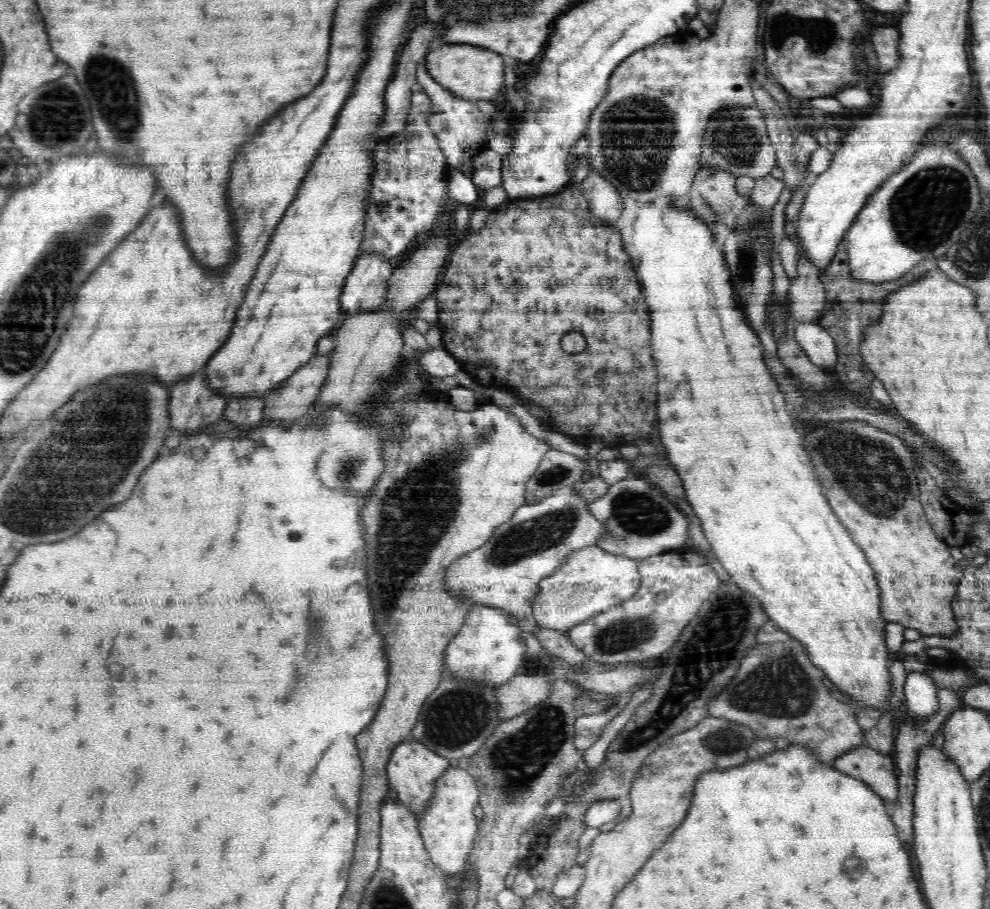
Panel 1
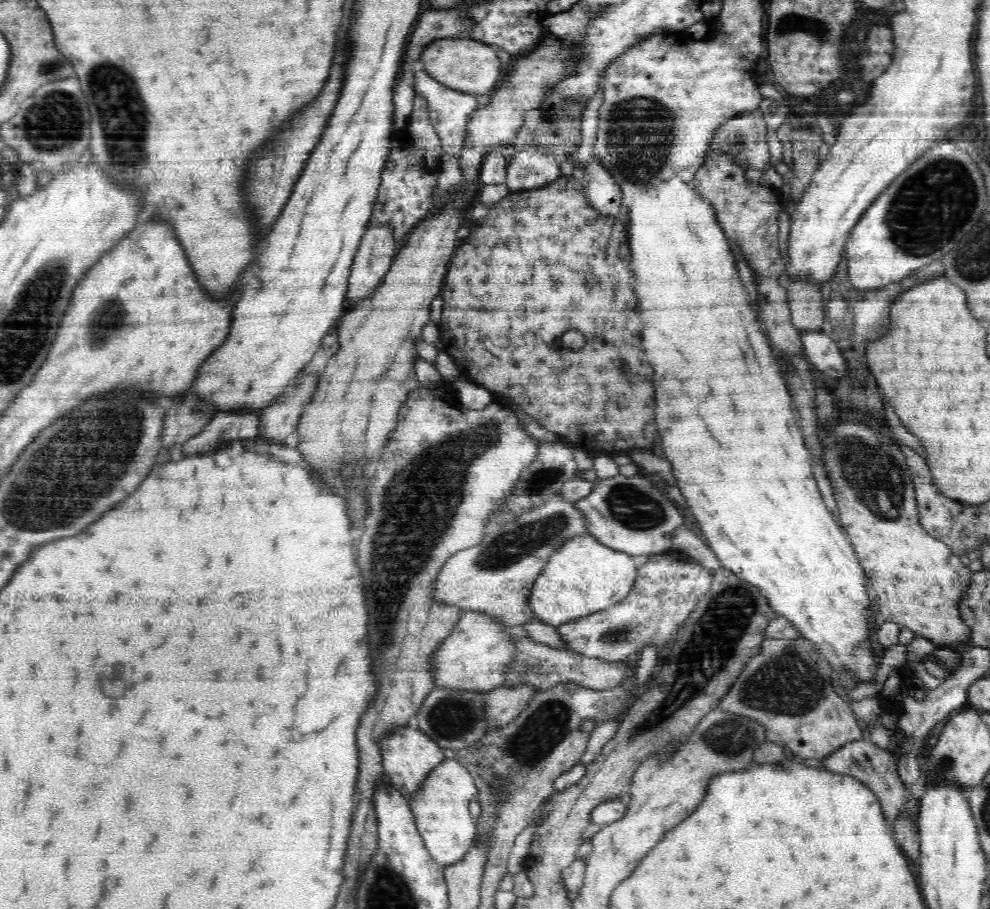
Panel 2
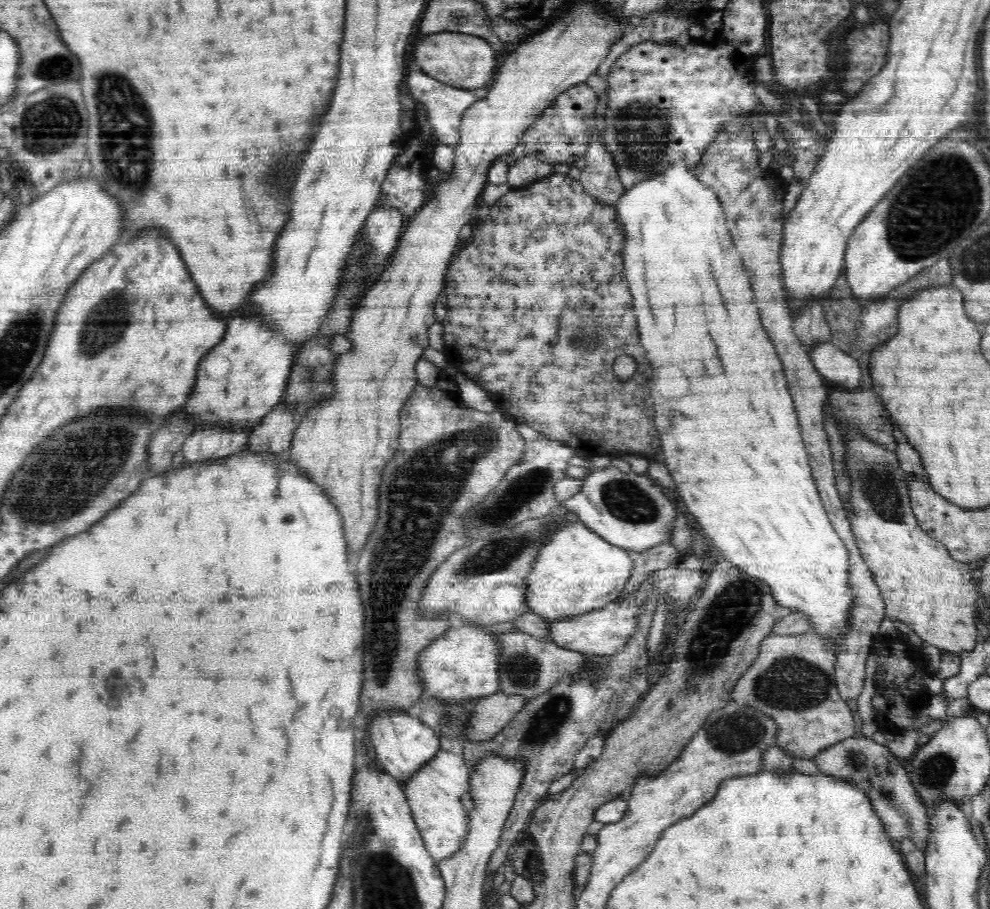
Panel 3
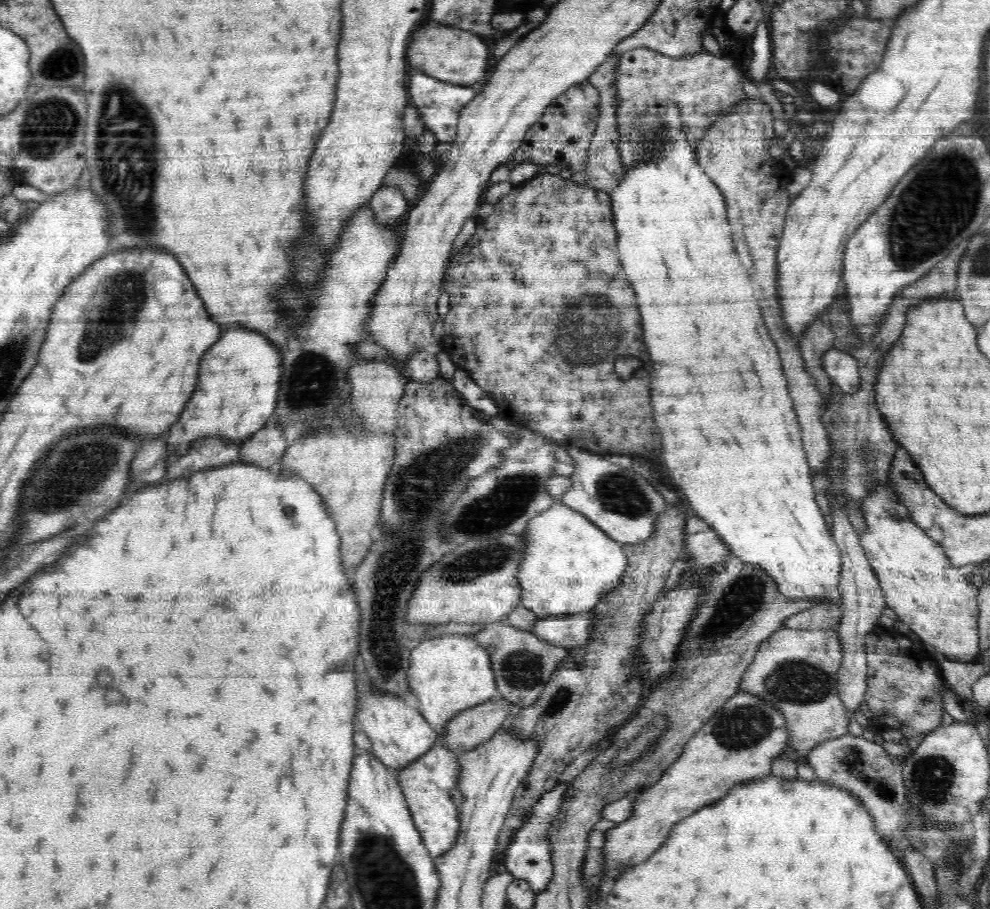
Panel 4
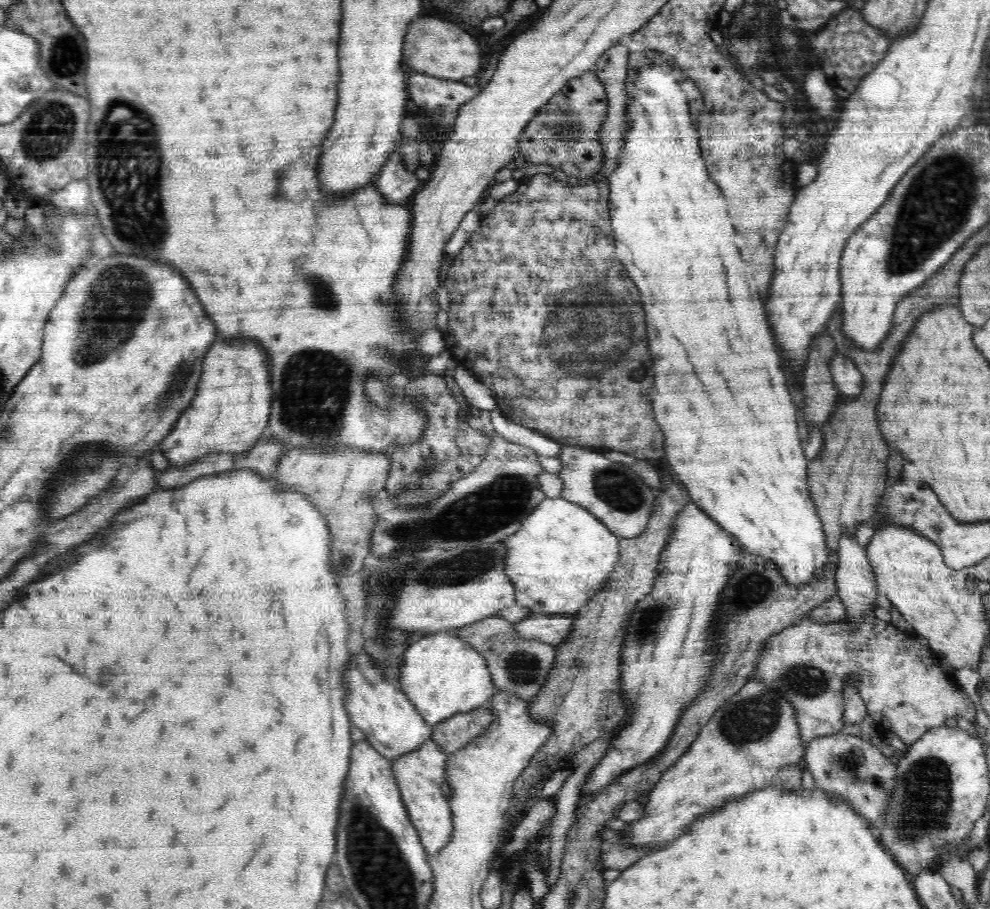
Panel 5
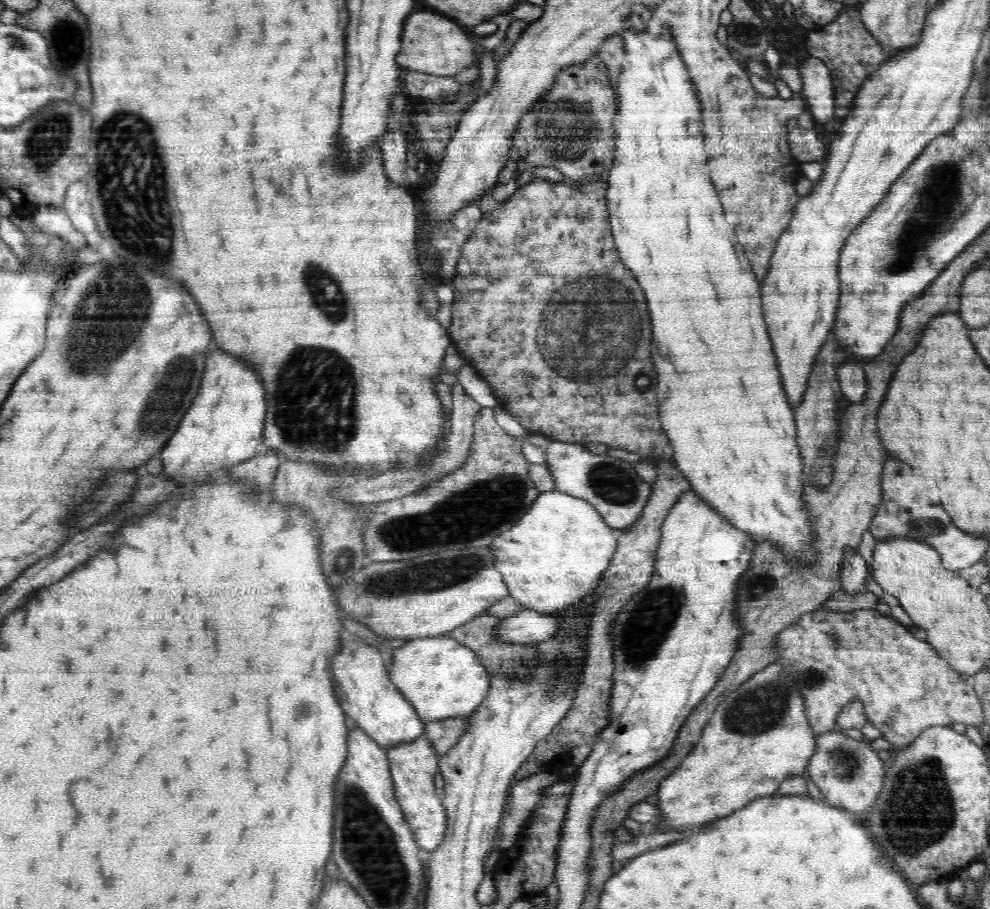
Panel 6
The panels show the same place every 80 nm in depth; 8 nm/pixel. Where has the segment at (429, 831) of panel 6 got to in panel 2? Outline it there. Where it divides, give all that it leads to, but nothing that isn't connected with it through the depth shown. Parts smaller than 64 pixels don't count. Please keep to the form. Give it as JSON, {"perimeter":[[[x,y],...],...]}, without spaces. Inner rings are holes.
{"perimeter":[[[446,759],[426,776],[414,796],[408,802],[414,813],[415,823],[431,857],[441,866],[460,861],[468,852],[476,837],[476,819],[470,815],[470,800],[478,794],[474,777],[457,761]]]}

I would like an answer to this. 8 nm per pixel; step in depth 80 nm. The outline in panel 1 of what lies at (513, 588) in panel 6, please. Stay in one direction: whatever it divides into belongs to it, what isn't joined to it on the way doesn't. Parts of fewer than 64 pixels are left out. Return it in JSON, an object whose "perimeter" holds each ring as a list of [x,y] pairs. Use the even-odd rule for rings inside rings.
{"perimeter":[[[599,546],[568,552],[563,566],[538,584],[538,593],[531,603],[537,627],[568,632],[591,616],[630,600],[641,584],[638,566],[636,559],[616,556]]]}

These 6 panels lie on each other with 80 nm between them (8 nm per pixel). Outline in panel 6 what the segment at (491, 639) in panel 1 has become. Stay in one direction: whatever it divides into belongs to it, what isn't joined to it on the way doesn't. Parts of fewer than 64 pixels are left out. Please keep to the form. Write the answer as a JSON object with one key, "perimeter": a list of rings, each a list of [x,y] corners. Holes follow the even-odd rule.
{"perimeter":[[[451,637],[408,640],[394,650],[392,662],[390,680],[424,722],[468,717],[490,690],[490,674],[478,662],[476,653]]]}

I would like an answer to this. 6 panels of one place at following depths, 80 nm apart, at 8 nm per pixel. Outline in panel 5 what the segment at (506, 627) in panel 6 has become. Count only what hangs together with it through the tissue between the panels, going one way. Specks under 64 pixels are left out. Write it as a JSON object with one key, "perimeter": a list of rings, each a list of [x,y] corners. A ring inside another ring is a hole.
{"perimeter":[[[531,613],[528,618],[514,622],[513,628],[521,638],[556,646],[569,638],[574,624],[574,616]]]}

